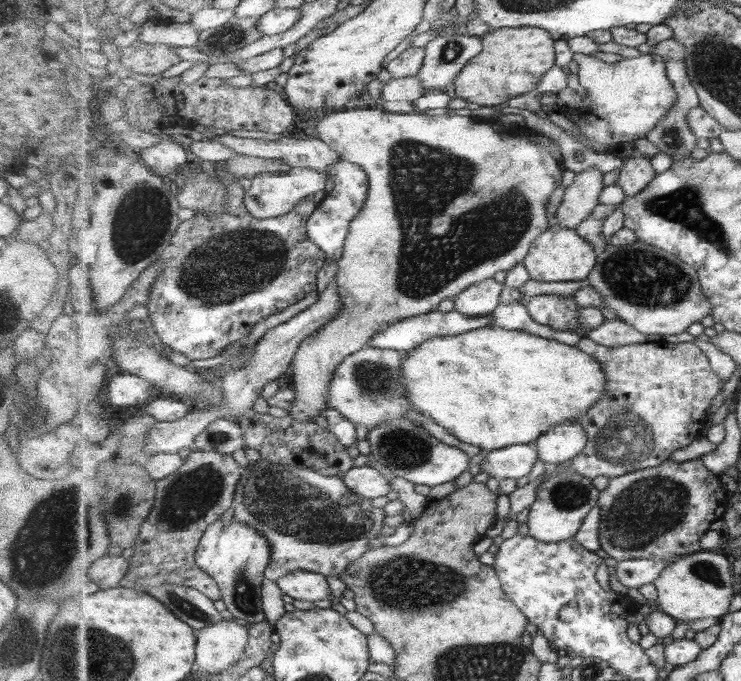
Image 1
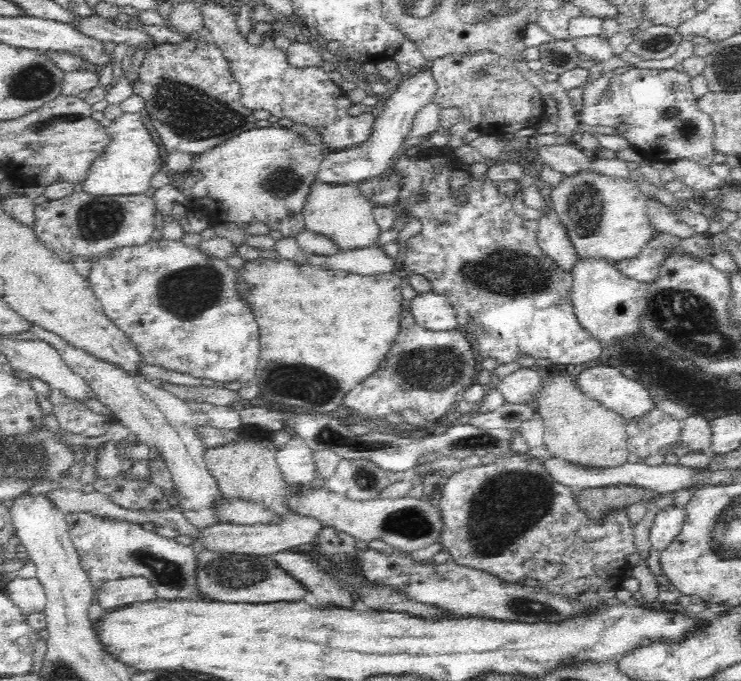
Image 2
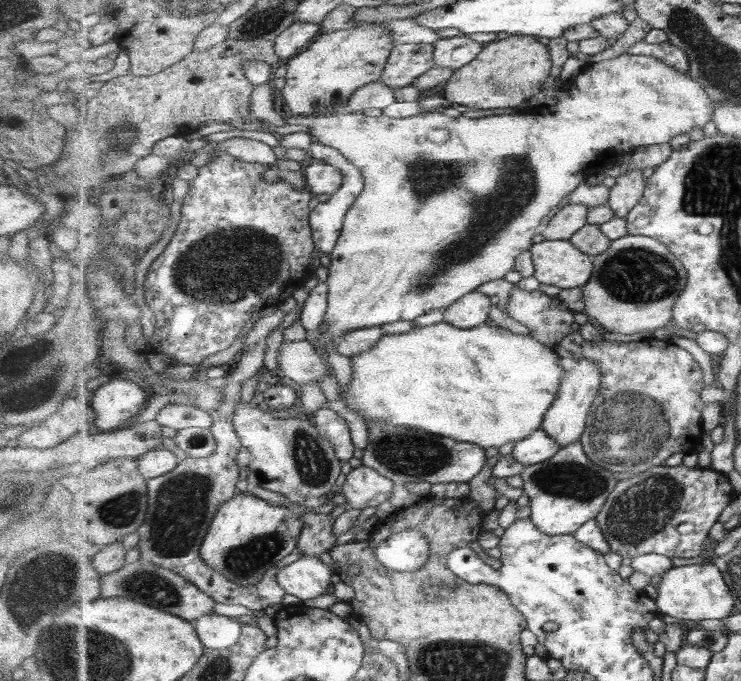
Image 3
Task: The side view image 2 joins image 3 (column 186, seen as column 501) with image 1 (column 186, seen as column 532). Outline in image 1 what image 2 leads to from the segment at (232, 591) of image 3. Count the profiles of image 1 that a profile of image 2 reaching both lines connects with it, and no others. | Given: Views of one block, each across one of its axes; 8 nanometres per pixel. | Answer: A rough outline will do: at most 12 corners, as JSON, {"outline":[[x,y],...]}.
{"outline":[[198,450],[156,482],[120,584],[222,600],[195,554],[233,506],[233,456]]}

